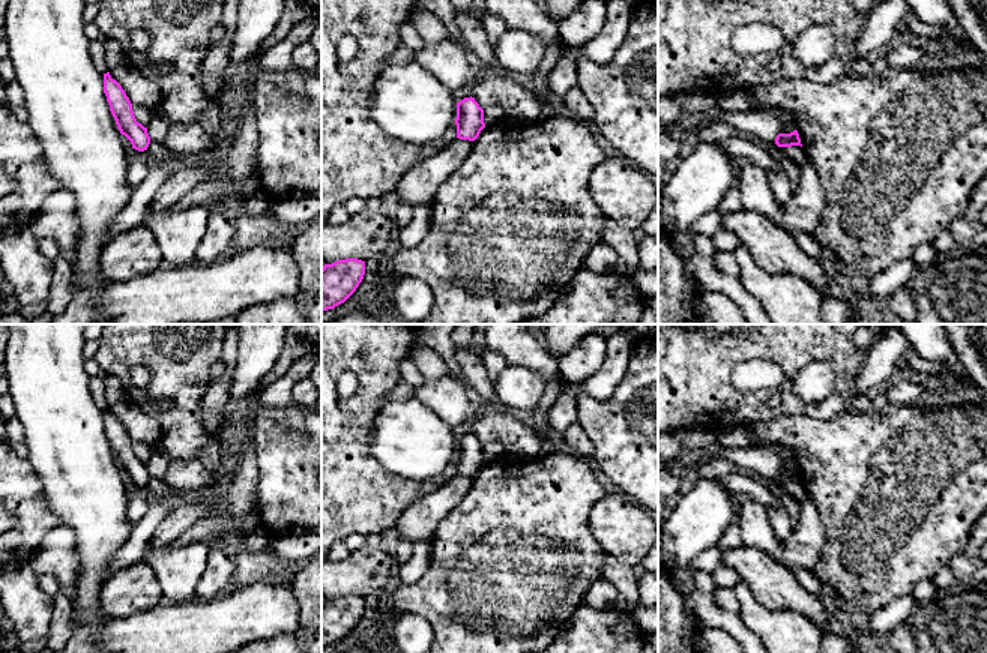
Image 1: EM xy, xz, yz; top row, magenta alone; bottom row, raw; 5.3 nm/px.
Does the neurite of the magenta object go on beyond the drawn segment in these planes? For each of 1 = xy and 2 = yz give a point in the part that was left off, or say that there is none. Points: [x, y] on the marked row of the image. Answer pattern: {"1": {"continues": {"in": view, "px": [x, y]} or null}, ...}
{"1": {"continues": null}, "2": {"continues": null}}

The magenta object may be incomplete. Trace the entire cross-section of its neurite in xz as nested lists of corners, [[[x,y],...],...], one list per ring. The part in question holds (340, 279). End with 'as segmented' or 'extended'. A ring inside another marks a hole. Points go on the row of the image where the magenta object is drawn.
[[[338,260],[321,267],[321,312],[344,303],[359,287],[365,275],[365,261]]]; as segmented

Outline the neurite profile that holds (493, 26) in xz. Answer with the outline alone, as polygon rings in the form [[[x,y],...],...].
[[[487,12],[484,14],[484,18],[481,20],[479,24],[487,33],[487,38],[491,47],[497,44],[497,41],[502,38],[502,35],[506,30],[506,23],[500,17],[494,17]]]

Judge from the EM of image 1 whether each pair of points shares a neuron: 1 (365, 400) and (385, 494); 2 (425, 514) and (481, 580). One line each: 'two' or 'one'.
1: one
2: two

